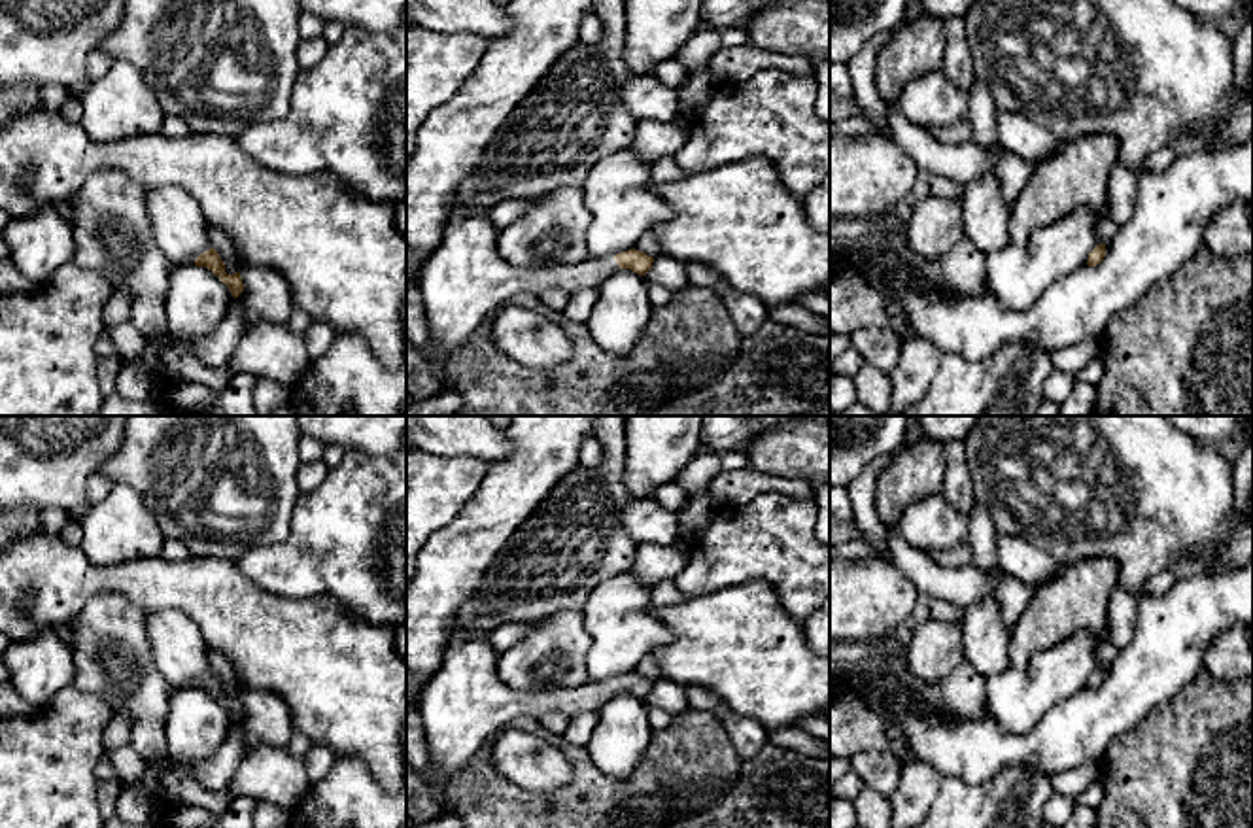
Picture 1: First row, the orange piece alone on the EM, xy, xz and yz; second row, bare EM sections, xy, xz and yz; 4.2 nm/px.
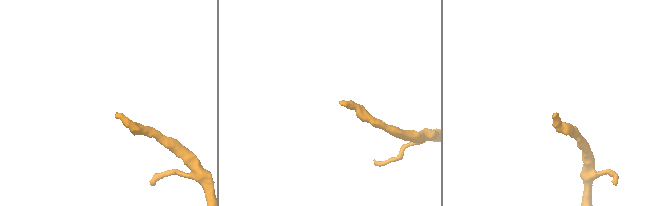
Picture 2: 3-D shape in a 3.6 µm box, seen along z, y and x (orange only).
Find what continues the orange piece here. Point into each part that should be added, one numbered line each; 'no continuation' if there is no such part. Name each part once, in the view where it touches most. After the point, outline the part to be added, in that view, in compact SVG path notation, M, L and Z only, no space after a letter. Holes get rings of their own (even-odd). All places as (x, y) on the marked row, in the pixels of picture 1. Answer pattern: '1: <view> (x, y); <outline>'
1: xz (463, 282); M450 210L442 225L440 244L418 270L418 289L425 310L429 340L420 346L423 359L438 378L438 395L452 389L446 372L448 359L516 293L539 295L544 289L575 291L599 285L618 267L614 255L586 259L584 263L554 270L525 270L506 263L497 250L497 234L489 210ZM437 395L437 397L438 397Z

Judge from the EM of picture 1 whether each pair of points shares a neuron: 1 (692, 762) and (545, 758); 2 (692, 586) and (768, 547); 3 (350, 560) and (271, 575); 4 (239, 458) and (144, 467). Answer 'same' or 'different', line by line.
1: different
2: same
3: same
4: same

